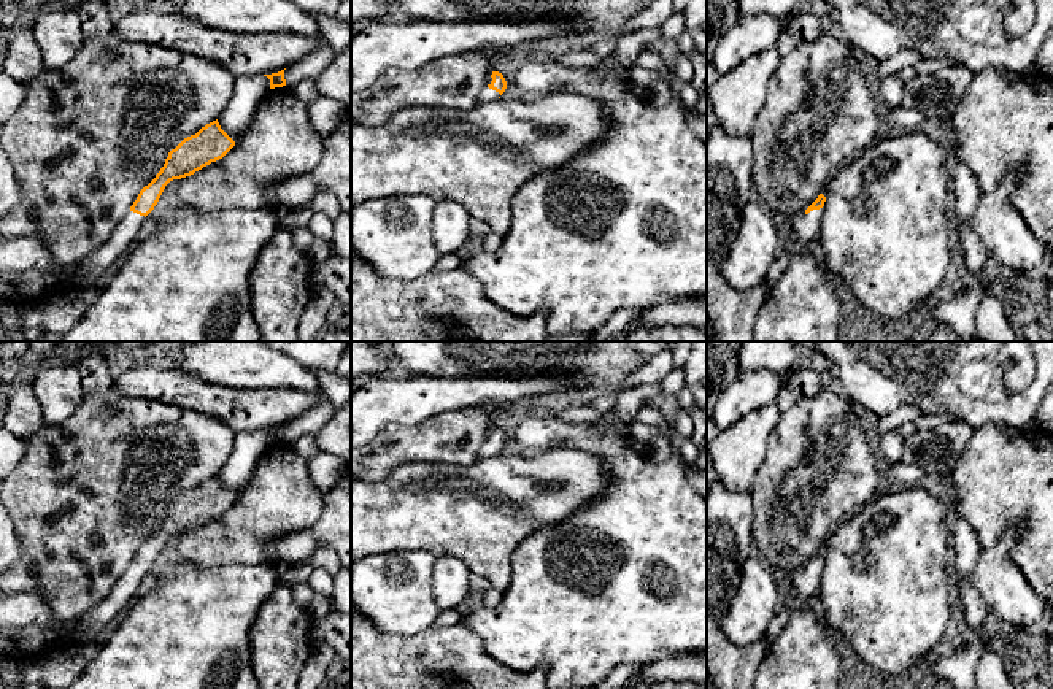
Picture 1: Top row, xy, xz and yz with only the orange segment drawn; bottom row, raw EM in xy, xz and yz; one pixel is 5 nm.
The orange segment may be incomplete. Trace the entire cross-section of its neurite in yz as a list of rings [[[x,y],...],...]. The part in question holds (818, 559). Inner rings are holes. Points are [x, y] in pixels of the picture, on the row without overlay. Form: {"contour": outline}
{"contour": [[[820,549],[818,554],[805,567],[796,570],[791,575],[791,583],[802,602],[808,602],[813,595],[820,594],[824,557],[826,552]]]}

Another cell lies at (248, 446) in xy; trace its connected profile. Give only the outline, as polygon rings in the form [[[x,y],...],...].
[[[264,430],[235,433],[233,451],[218,473],[221,484],[235,497],[235,500],[241,498],[248,491],[257,460],[268,446],[270,435]]]

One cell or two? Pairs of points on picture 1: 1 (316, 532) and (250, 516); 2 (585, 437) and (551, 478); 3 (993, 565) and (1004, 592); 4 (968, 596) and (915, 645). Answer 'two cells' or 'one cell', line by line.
1: two cells
2: two cells
3: one cell
4: two cells

